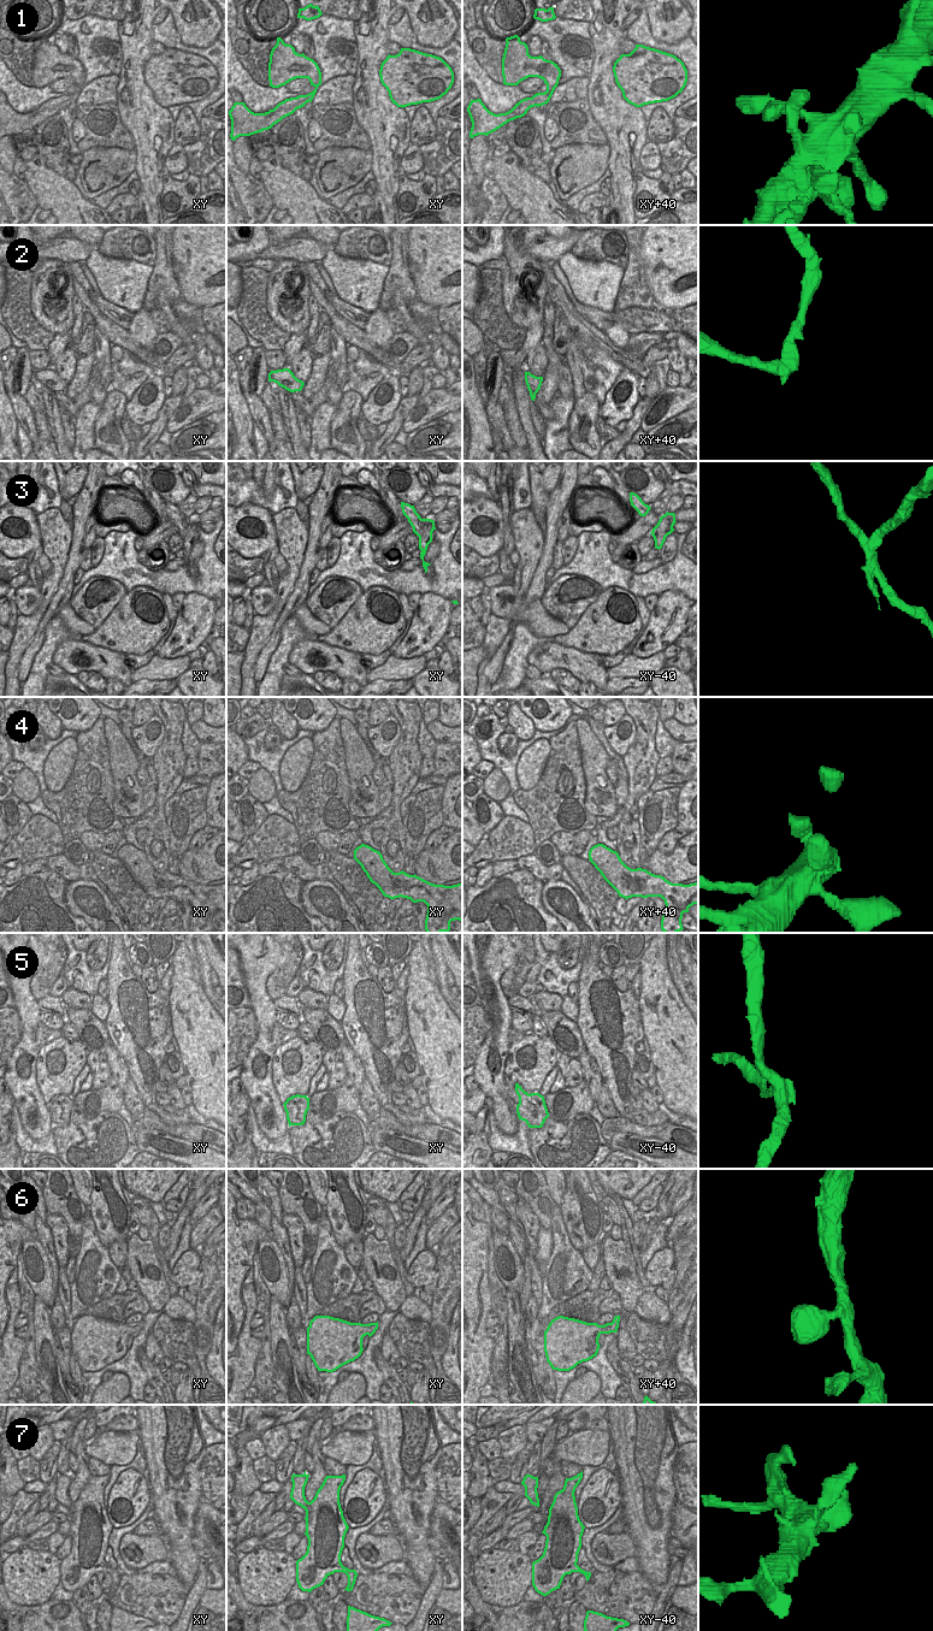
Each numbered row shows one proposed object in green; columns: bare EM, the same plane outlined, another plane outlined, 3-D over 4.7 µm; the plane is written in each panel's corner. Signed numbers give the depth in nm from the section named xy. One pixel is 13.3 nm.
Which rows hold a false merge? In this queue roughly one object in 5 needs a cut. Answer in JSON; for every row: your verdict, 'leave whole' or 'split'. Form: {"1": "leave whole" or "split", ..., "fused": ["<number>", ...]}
{"1": "leave whole", "2": "split", "3": "split", "4": "leave whole", "5": "split", "6": "leave whole", "7": "leave whole", "fused": ["2", "3", "5"]}

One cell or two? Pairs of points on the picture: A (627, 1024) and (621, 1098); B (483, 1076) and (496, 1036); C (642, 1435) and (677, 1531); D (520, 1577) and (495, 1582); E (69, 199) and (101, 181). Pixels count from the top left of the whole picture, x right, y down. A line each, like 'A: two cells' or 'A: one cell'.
A: one cell
B: one cell
C: two cells
D: one cell
E: one cell

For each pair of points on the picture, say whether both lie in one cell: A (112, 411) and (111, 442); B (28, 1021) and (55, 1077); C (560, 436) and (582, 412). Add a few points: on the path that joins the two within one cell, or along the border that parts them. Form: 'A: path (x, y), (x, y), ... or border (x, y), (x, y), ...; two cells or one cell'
A: path (111, 418), (111, 435); one cell
B: border (40, 1049), (36, 1056), (35, 1076); two cells
C: border (574, 401), (568, 418), (568, 442), (571, 448); two cells

